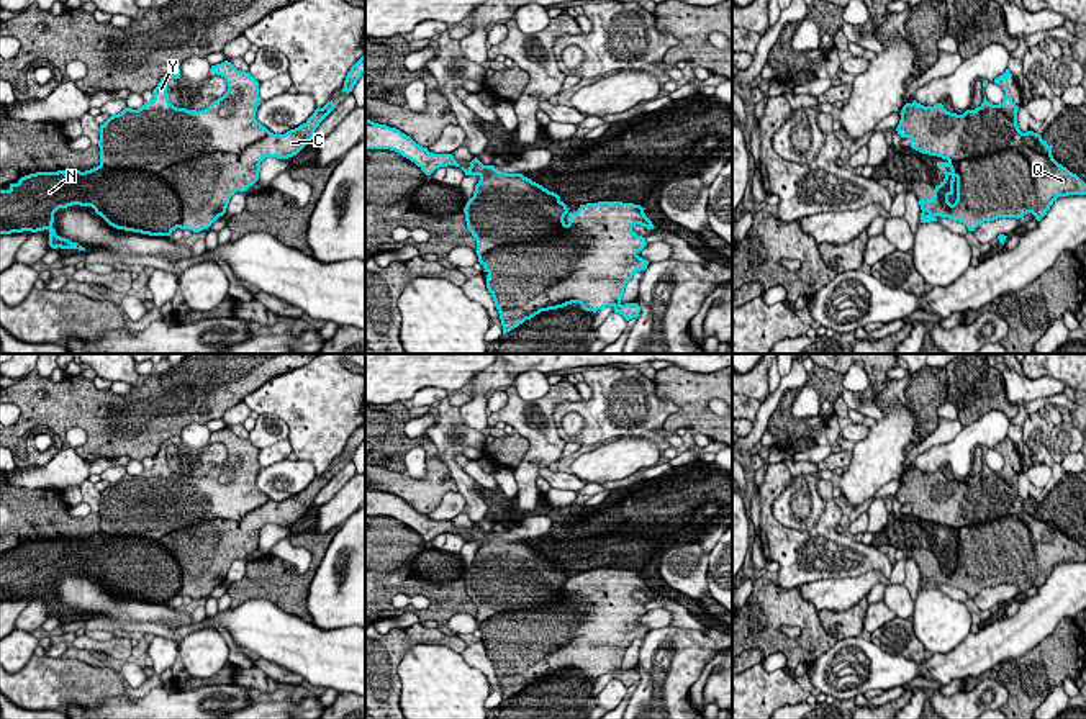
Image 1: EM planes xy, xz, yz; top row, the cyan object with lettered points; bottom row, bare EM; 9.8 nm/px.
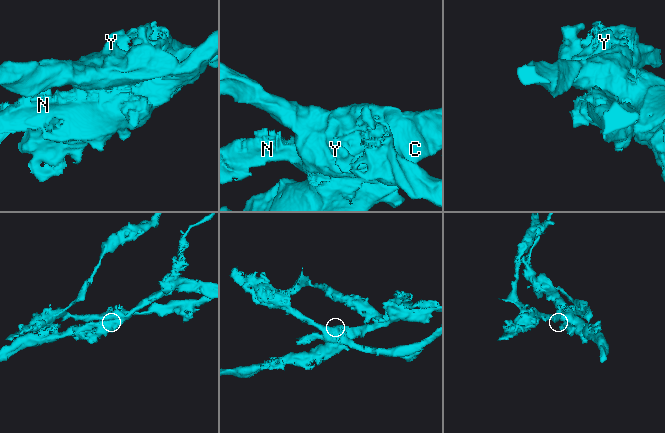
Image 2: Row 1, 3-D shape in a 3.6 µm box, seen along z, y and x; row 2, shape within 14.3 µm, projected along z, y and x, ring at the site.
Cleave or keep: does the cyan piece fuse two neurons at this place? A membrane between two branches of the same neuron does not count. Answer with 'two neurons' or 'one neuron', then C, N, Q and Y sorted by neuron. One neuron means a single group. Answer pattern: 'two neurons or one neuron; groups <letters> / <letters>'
two neurons; groups C Q / N Y

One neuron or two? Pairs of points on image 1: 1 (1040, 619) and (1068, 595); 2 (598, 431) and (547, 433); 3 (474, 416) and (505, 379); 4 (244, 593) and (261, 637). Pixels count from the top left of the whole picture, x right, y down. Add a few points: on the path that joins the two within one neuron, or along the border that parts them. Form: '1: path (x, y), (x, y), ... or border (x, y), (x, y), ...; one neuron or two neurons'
1: path (1047, 613), (1062, 598); one neuron
2: border (580, 400), (554, 410), (565, 443); two neurons
3: path (477, 405), (479, 393), (493, 379); one neuron
4: border (230, 606), (267, 598), (284, 611); two neurons

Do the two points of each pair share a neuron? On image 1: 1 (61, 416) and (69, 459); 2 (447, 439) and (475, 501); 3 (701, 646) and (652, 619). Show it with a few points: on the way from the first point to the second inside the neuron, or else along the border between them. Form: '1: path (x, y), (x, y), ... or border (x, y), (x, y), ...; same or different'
1: border (64, 446), (59, 451); different
2: path (447, 454), (467, 487); same
3: border (669, 624), (649, 629); different

